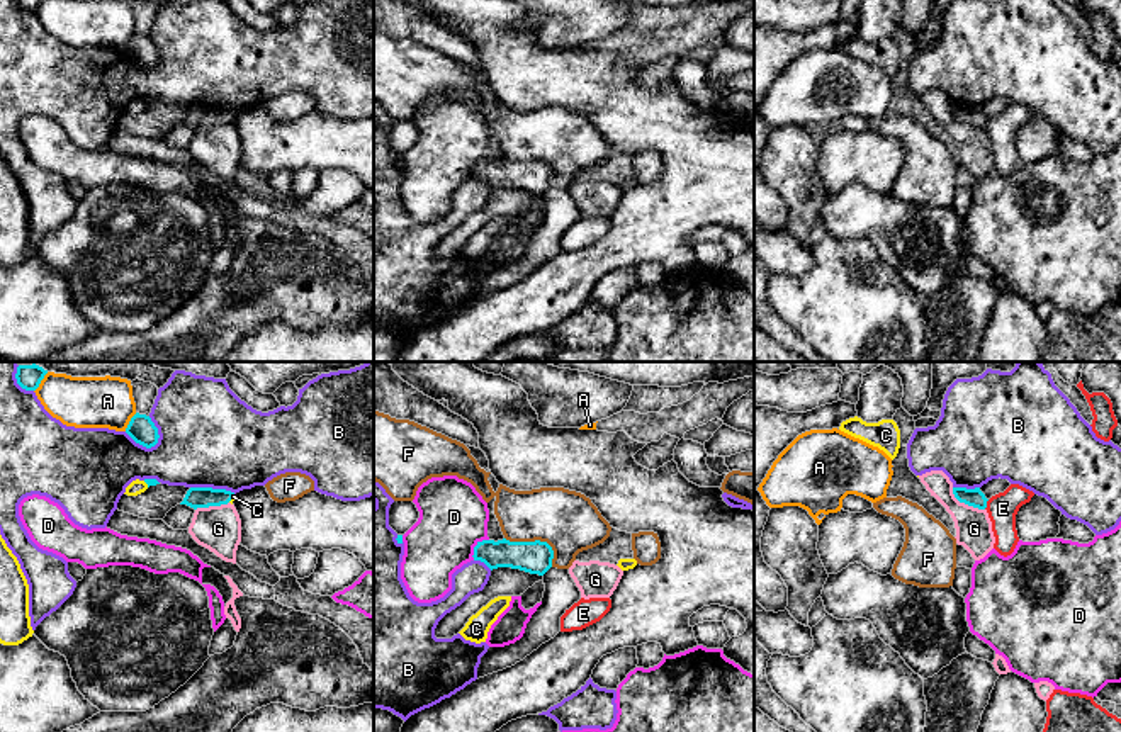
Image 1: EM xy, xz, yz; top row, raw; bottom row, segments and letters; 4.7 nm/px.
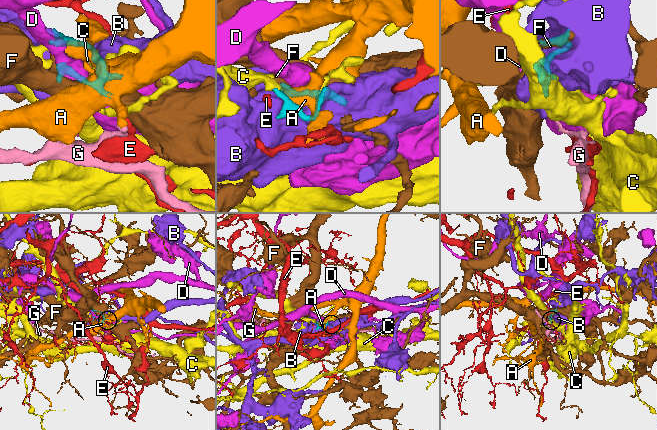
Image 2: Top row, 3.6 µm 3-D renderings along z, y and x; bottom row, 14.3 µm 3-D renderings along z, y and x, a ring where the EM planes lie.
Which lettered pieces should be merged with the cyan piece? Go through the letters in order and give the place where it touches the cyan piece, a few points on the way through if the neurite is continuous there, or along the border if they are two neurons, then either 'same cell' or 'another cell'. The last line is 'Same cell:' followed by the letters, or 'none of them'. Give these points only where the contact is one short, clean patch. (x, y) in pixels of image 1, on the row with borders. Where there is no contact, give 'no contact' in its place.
A: xy (129, 422) | another cell
B: xy (143, 445) | another cell
C: xy (231, 498) | another cell
D: xz (474, 547) | another cell
E: yz (985, 505) | along yz (989, 500), (984, 508) | another cell
F: xz (537, 540) | another cell
G: yz (965, 503) | along yz (952, 488), (952, 493), (960, 501), (984, 510) | another cell
Same cell: none of them

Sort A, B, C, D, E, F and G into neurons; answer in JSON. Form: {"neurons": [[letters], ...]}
{"neurons": [["A"], ["B"], ["C", "G"], ["D"], ["E"], ["F"]]}

